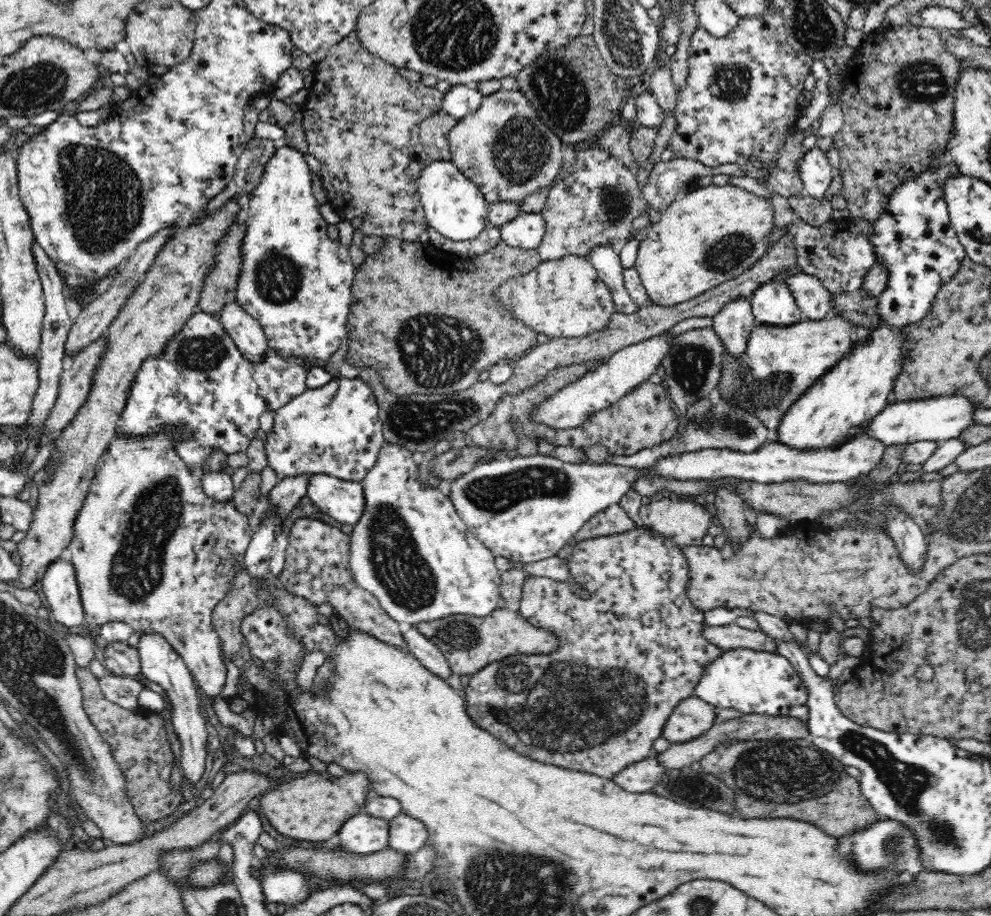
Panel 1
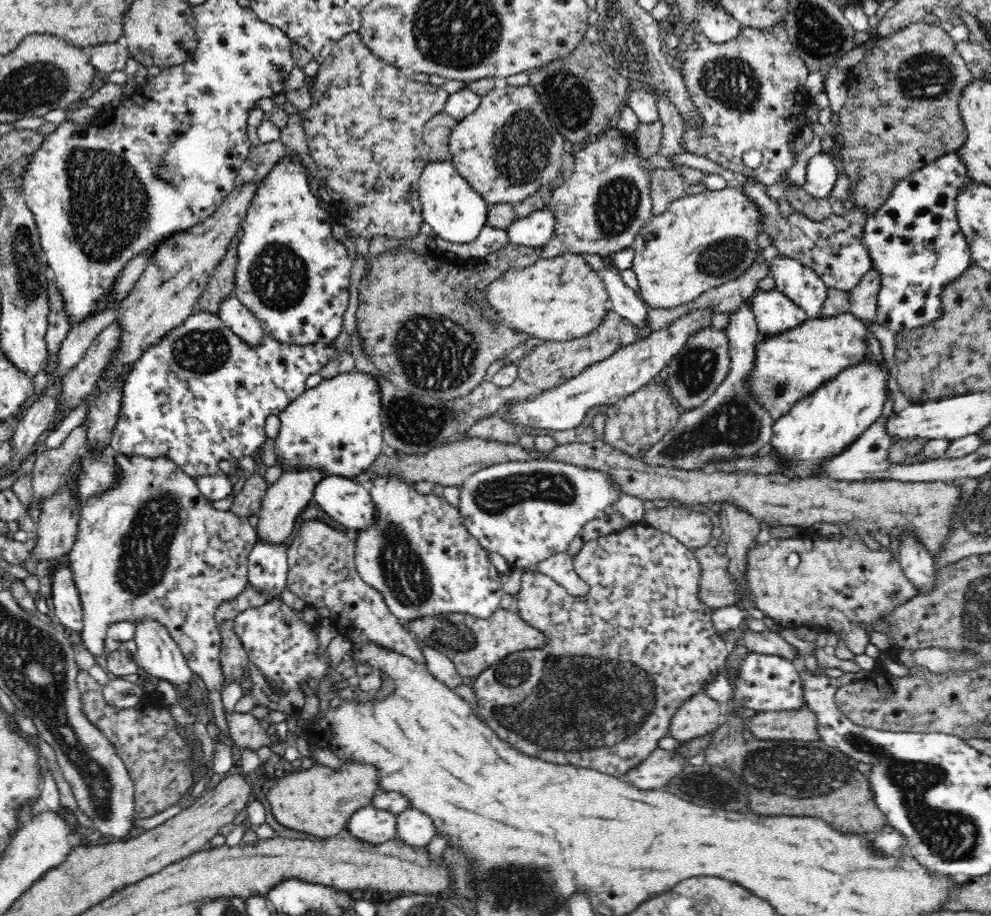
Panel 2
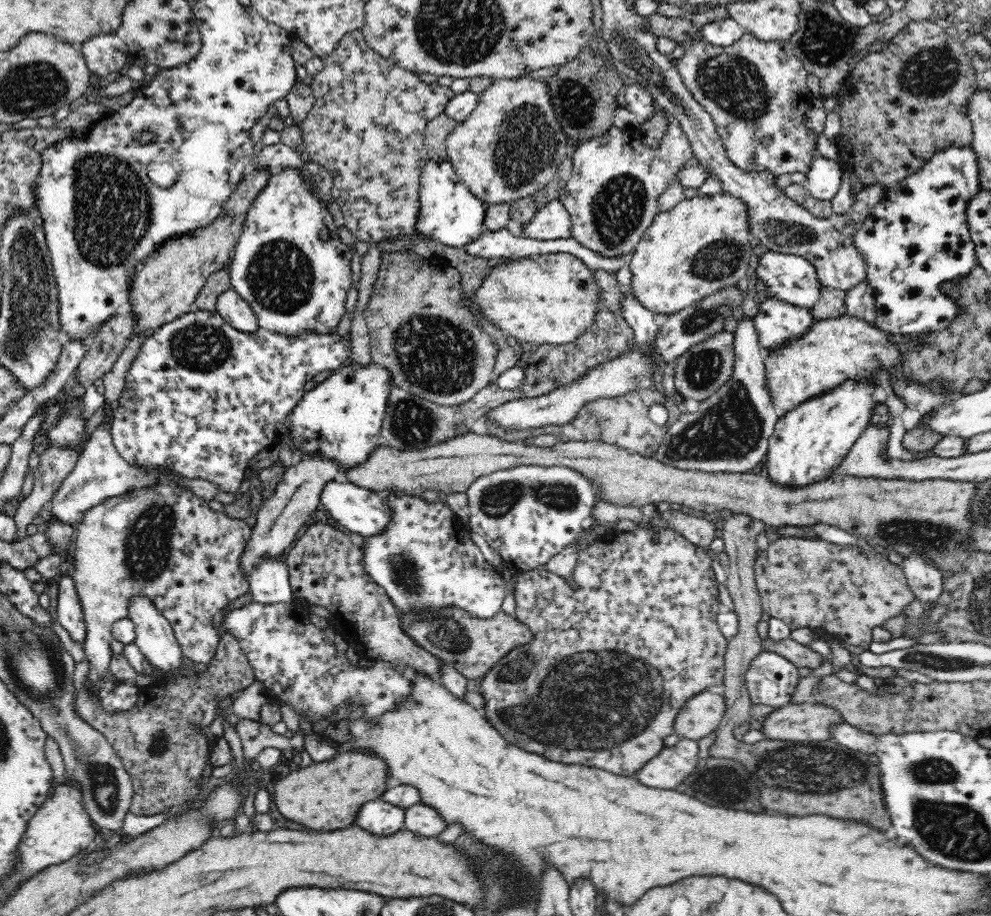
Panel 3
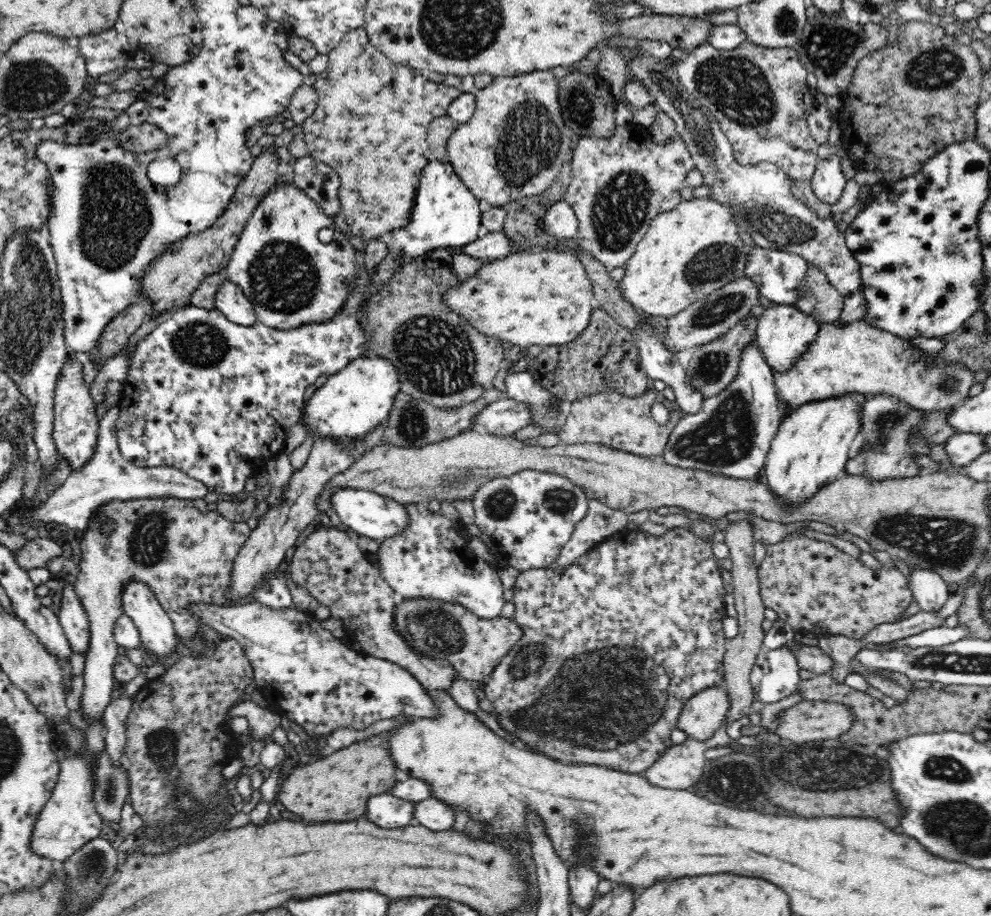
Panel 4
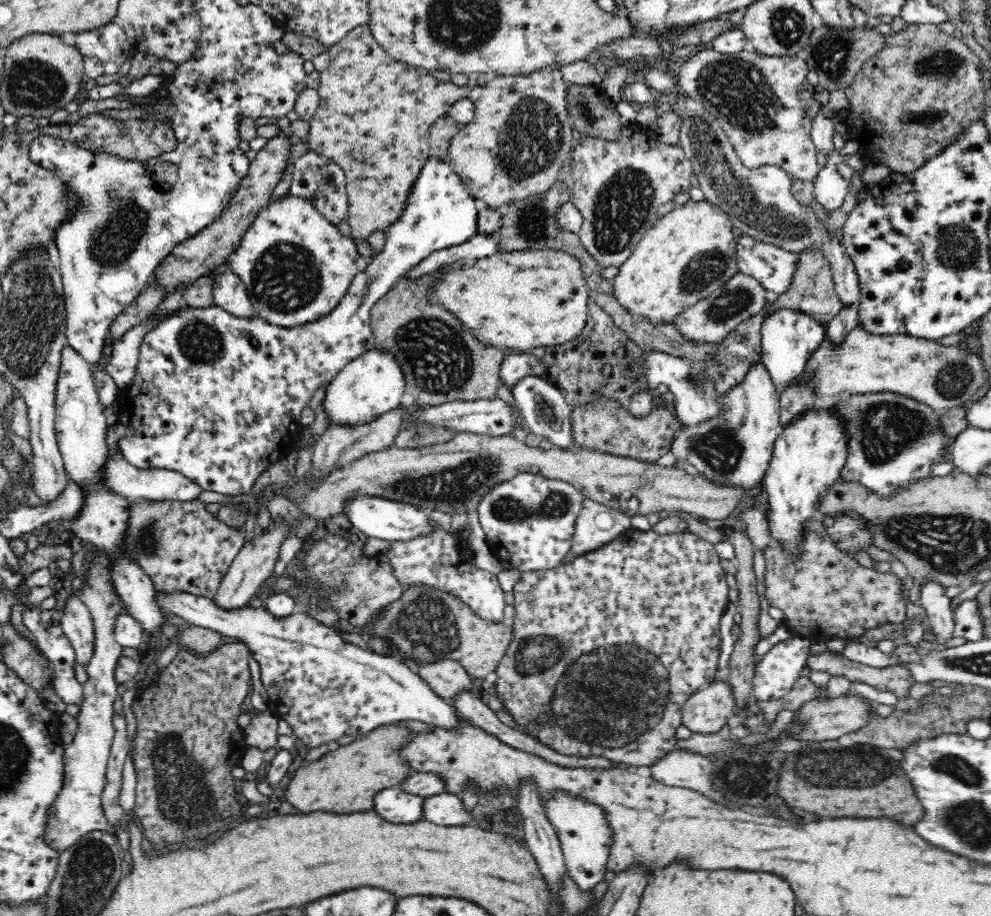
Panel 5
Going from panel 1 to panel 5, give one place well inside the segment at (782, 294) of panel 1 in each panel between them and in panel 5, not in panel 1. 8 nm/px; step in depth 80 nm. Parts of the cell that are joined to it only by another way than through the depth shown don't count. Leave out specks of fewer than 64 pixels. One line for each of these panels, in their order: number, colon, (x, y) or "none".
2: (775, 313)
3: (777, 322)
4: (783, 332)
5: (788, 338)

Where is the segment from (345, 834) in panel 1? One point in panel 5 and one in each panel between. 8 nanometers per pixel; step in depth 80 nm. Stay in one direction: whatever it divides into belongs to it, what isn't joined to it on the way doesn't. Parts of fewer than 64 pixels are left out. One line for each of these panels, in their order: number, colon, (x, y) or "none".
2: (369, 824)
3: (383, 818)
4: (386, 811)
5: (392, 804)

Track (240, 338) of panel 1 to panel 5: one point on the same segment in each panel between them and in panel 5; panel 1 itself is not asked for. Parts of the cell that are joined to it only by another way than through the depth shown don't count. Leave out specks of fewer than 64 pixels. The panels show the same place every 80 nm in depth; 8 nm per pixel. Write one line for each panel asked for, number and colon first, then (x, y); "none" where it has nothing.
2: (236, 316)
3: (230, 306)
4: (229, 299)
5: (229, 292)

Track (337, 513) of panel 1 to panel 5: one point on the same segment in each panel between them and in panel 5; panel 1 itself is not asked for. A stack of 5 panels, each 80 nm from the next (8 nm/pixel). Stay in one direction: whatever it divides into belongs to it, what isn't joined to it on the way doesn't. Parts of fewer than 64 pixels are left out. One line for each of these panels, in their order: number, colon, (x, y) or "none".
2: (349, 503)
3: (361, 510)
4: (369, 514)
5: (381, 518)

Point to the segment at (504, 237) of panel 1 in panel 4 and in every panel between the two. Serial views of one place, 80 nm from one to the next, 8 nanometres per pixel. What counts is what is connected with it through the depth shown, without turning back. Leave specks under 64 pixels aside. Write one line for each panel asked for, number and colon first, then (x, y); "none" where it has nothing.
2: (536, 229)
3: (552, 222)
4: (560, 221)

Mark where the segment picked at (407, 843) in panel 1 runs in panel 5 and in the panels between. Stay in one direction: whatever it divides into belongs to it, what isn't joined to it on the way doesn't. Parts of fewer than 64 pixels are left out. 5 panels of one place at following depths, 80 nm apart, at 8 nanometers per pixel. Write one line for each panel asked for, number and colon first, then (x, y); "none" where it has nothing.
2: (414, 828)
3: (420, 819)
4: (432, 813)
5: (444, 809)

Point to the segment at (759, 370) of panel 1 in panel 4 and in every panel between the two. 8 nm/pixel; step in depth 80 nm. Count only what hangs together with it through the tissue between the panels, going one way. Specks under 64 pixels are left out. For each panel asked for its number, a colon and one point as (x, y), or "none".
2: (790, 366)
3: (843, 348)
4: (853, 358)

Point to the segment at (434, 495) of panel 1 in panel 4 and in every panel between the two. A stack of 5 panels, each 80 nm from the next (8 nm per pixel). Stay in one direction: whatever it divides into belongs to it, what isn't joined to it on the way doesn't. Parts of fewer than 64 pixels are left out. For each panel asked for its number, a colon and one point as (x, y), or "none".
2: (417, 552)
3: (424, 559)
4: (430, 558)

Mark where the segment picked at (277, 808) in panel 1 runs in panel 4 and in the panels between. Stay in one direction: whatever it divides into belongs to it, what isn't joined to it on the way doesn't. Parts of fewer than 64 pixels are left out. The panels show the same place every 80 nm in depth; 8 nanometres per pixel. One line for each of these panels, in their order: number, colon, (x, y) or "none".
2: (299, 800)
3: (325, 796)
4: (337, 787)

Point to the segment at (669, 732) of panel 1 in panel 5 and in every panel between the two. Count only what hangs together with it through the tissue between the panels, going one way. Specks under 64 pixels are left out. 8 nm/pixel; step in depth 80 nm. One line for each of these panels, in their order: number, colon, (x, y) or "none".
2: (699, 715)
3: (702, 714)
4: (706, 711)
5: (706, 711)

